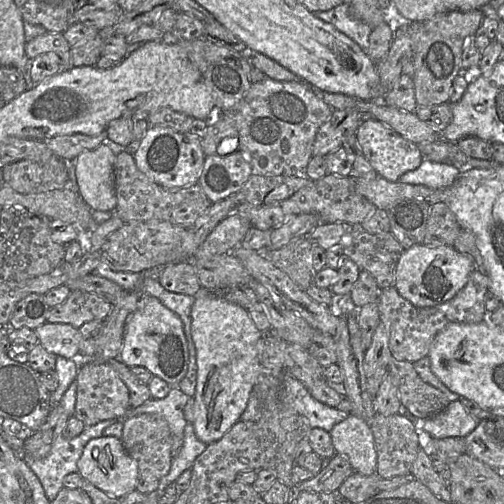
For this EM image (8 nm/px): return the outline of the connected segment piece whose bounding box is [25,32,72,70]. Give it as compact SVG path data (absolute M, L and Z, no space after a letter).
M46 32L43 35L31 39L25 44L25 54L29 60L33 60L40 54L54 52L60 59L62 70L72 68L70 49L71 46L61 32Z

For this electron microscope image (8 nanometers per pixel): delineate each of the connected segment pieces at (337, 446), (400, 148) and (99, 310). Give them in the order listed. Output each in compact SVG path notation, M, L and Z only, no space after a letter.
M349 415L329 433L336 453L344 456L355 472L366 476L376 472L377 453L368 421Z
M363 117L356 131L356 140L372 168L388 181L397 182L401 175L420 166L423 161L419 146L383 122Z
M71 291L62 304L49 309L46 320L48 323L70 324L79 329L86 322L104 320L112 306L97 294Z

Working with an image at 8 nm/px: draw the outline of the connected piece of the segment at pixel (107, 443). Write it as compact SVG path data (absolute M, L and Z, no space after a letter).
M101 436L91 439L84 447L83 453L77 462L78 473L113 498L122 498L136 490L140 477L137 462L124 448L122 440L112 436Z

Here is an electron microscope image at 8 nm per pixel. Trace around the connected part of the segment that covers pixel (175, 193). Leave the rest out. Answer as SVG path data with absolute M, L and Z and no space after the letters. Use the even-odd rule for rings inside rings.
M125 150L116 156L114 163L114 187L117 198L114 214L124 223L134 221L166 221L185 229L192 227L211 206L210 200L197 183L184 188L164 188L138 170L134 155Z

